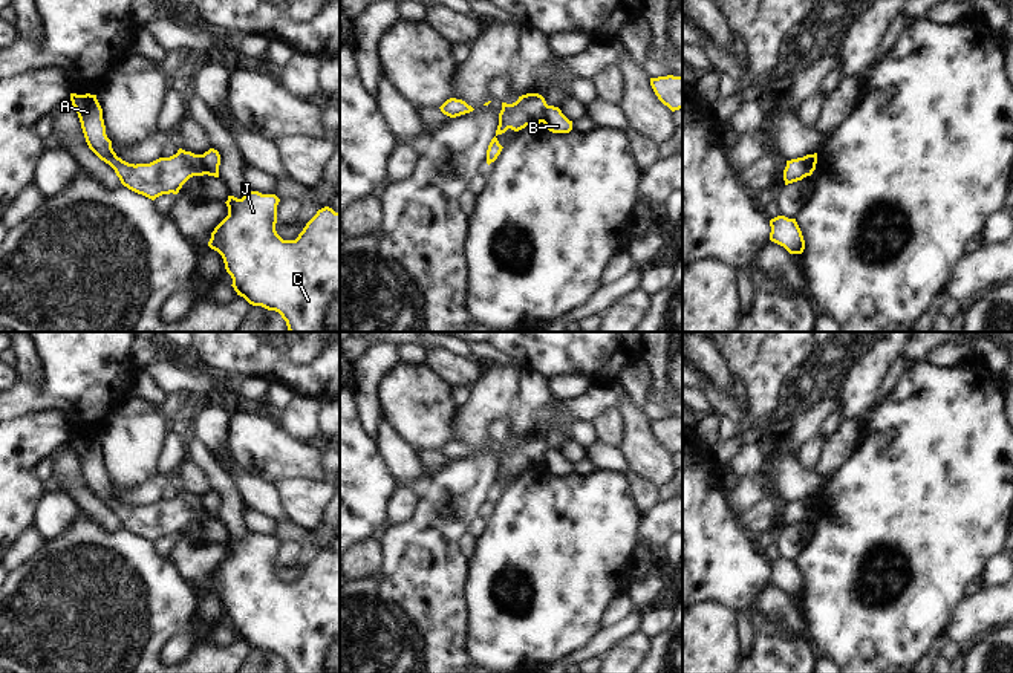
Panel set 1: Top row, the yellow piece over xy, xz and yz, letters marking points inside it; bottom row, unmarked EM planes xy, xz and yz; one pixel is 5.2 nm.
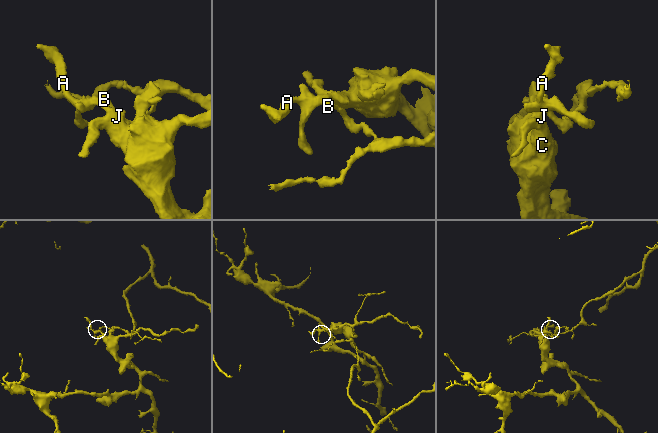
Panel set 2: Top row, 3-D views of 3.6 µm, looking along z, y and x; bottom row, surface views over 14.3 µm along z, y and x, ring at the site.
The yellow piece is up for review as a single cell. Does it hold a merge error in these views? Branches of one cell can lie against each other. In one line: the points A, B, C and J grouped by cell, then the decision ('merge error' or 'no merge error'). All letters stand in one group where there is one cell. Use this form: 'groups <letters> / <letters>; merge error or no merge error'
groups A C J / B; merge error

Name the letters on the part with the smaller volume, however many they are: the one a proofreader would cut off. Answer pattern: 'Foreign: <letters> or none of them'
Foreign: B

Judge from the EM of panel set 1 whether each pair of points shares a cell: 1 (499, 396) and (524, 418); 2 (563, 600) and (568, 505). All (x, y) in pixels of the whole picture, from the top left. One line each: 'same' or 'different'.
1: different
2: same

